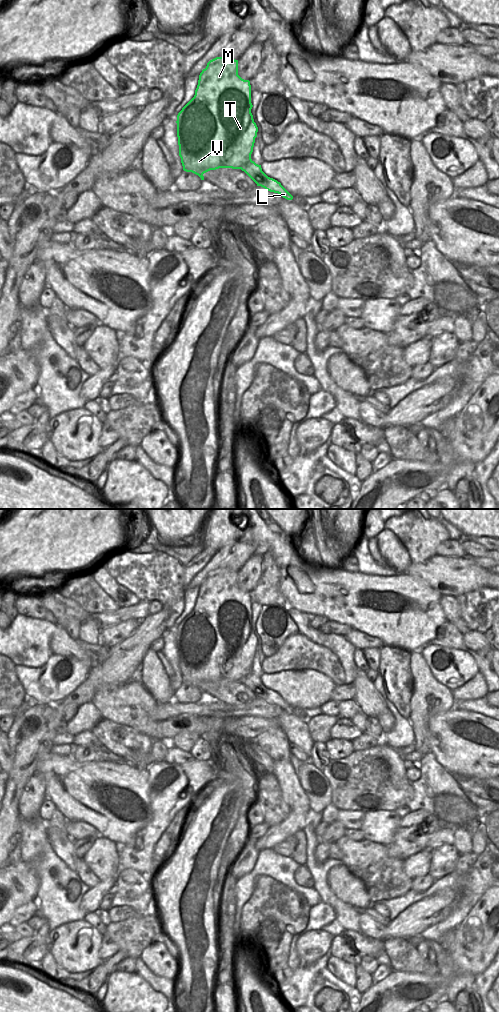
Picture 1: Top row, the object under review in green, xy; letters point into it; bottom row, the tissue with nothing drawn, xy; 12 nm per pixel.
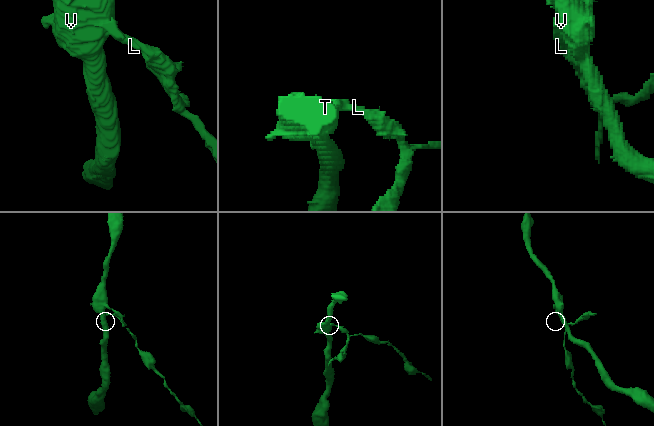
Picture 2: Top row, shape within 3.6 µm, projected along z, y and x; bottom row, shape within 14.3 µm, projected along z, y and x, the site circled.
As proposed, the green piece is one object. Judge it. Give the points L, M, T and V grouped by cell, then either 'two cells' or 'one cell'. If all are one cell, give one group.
L / M T V | two cells

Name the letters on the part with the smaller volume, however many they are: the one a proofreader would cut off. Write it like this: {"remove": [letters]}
{"remove": ["L"]}

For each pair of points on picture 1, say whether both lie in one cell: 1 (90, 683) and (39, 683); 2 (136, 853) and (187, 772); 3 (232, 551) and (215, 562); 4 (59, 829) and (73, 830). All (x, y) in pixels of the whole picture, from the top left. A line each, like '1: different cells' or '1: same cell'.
1: different cells
2: same cell
3: same cell
4: different cells

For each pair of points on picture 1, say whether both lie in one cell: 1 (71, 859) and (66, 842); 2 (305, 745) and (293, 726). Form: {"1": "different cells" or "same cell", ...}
{"1": "same cell", "2": "same cell"}

